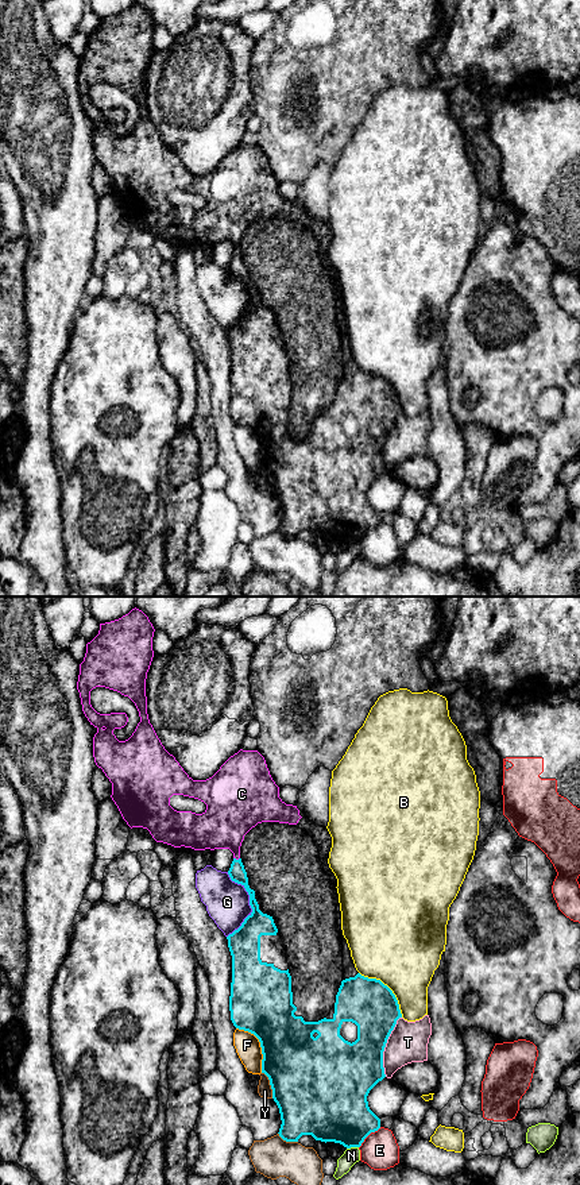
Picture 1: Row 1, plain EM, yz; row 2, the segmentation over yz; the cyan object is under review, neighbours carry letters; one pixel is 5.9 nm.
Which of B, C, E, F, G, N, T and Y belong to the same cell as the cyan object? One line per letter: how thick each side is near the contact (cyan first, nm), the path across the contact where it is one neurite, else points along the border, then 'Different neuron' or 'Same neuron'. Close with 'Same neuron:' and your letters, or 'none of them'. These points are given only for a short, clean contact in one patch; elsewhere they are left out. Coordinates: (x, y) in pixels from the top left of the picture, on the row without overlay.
B: Thickness 300 nm (cyan) against 460 nm. Different neuron
C: Thickness 100 nm (cyan) against 280 nm. Path across: yz (236, 267), (235, 254), (228, 213). Same neuron
E: Thickness 380 nm (cyan) against 220 nm. Different neuron
F: Thickness 380 nm (cyan) against 150 nm. Different neuron
G: Thickness 190 nm (cyan) against 260 nm. Different neuron
N: Thickness 400 nm (cyan) against 100 nm. Boundary: yz (358, 541), (347, 544). Different neuron
T: Thickness 320 nm (cyan) against 240 nm. Different neuron
Y: Thickness 500 nm (cyan) against 90 nm. Different neuron
Same neuron: C

